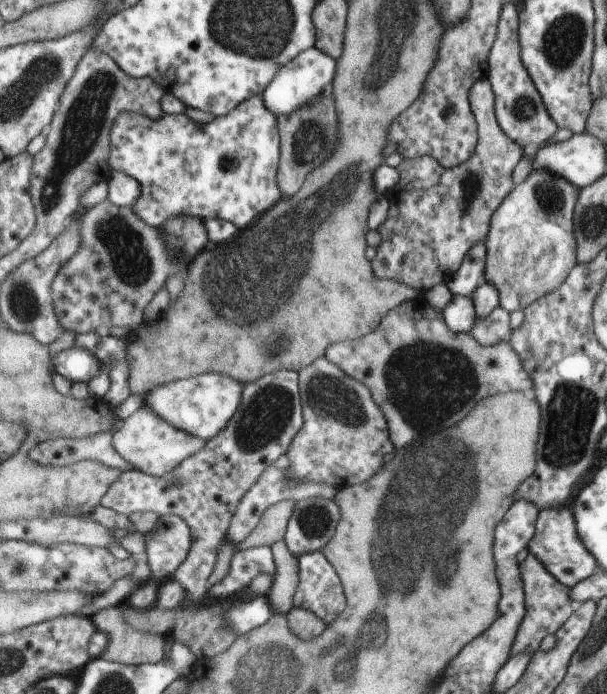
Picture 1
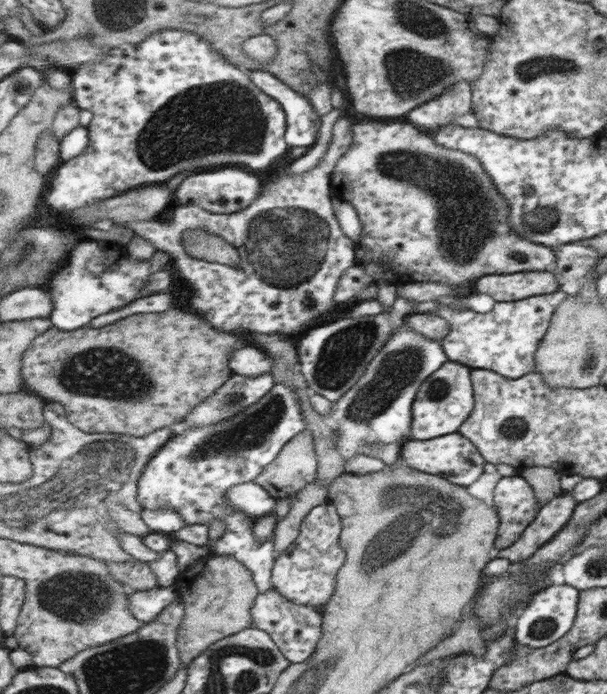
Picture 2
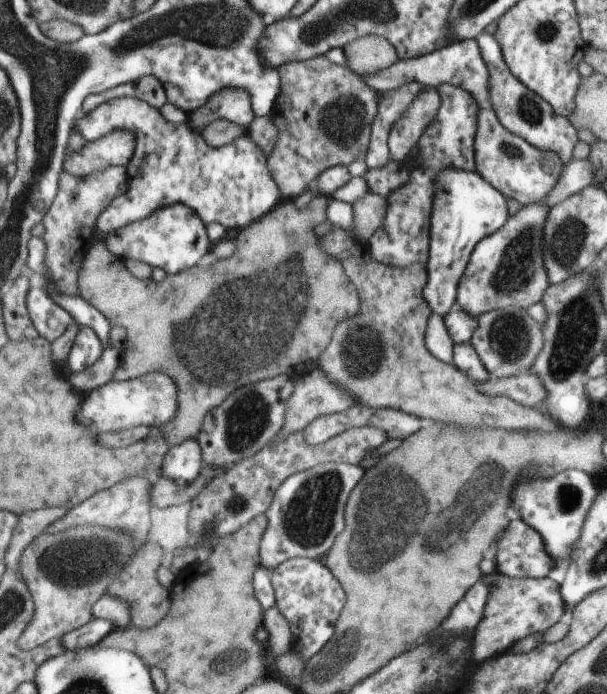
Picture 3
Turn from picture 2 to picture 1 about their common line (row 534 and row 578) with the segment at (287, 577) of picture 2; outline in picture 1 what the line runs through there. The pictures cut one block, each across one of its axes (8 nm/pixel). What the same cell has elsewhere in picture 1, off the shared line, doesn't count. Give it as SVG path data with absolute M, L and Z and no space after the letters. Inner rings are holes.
M321 551L301 554L296 558L296 567L299 583L293 596L293 606L313 612L324 625L331 625L347 607L347 596L339 574Z

